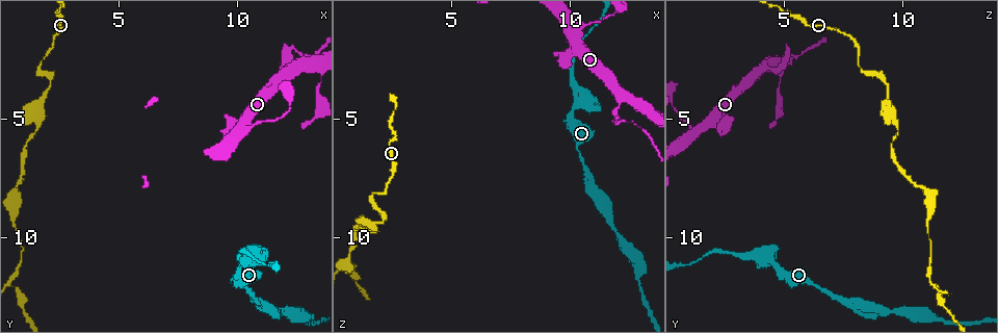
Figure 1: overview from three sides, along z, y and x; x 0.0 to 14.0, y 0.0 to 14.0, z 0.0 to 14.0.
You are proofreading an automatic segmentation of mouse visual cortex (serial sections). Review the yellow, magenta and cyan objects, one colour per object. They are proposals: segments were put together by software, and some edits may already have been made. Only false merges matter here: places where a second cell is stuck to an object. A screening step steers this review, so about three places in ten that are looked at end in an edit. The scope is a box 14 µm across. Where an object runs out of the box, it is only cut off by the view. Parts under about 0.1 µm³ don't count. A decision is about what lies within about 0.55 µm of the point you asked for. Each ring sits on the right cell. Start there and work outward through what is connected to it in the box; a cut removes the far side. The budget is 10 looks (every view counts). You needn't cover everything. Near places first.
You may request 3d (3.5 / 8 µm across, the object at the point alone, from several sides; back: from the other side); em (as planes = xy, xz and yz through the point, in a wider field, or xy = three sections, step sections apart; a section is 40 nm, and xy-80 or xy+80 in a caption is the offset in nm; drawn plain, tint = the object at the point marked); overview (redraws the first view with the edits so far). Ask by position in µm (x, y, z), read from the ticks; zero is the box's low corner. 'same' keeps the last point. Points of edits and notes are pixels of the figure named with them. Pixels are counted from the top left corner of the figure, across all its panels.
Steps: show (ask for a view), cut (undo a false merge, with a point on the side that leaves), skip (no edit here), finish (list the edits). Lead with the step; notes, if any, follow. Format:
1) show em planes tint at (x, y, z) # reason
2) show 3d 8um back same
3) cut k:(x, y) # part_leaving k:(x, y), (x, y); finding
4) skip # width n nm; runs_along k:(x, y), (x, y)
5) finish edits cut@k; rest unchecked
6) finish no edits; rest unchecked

show 3d 3.5um at (10.4, 11.0, 4.4) # arms part here

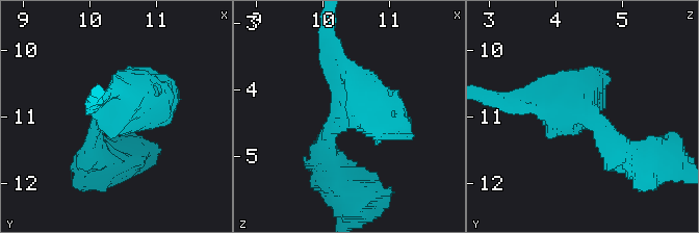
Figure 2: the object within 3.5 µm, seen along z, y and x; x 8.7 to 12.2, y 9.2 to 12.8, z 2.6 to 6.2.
show em planes plain at (10.30, 10.90, 4.40)

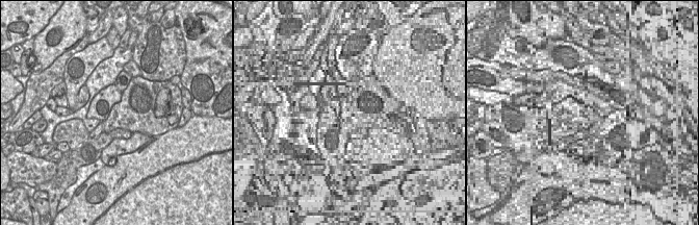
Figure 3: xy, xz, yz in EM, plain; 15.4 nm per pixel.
show em planes tint same

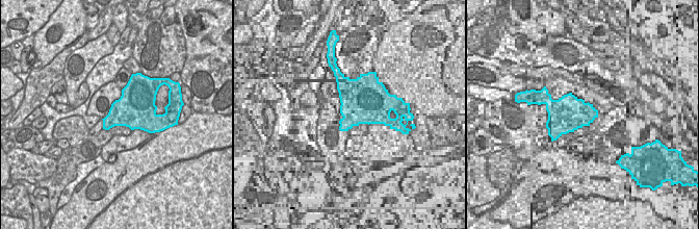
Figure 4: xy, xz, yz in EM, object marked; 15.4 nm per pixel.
skip # runs_along 2:(616, 146), (565, 98), (514, 98); one cell here

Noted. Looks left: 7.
show 3d 3.5um at (13.3, 3.8, 4.8) # thin neck

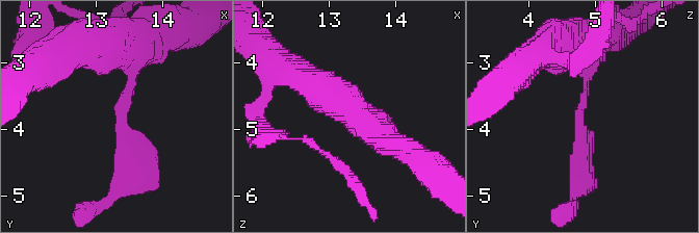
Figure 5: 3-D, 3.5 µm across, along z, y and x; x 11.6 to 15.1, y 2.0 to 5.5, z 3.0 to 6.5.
show em xy step 2 tint at (13.35, 3.80, 4.80) # arms 3; arm_widths 250, 250, 300 nm

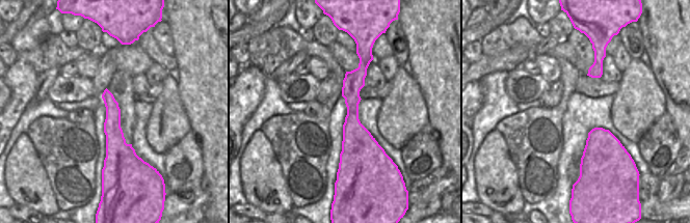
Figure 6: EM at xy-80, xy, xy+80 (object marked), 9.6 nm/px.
show em planes tint same

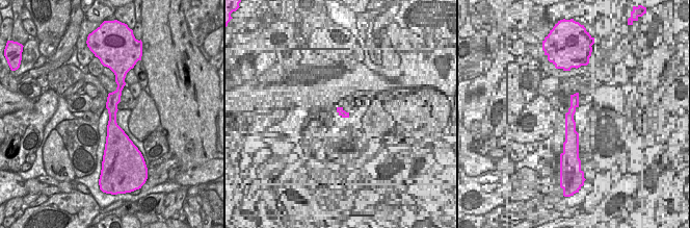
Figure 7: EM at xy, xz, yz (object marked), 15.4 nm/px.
skip # width 220 nm; runs_along 5:(127, 53), (118, 187); one cell here

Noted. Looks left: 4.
show 3d 3.5um at (12.6, 2.2, 5.1) # a narrow waist

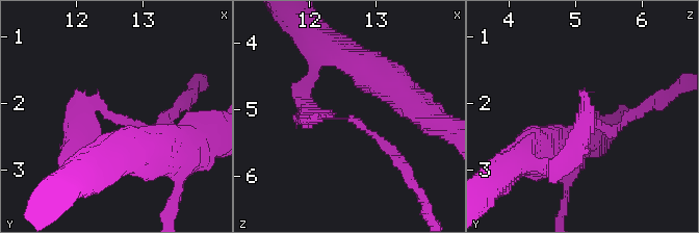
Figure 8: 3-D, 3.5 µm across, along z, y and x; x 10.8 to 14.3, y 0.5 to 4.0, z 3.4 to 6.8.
show em planes tint at (12.55, 2.25, 5.15) # arm_widths 150, 300 nm

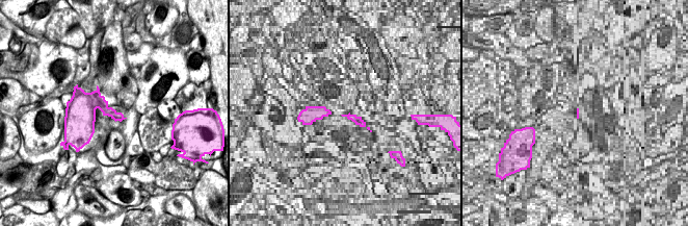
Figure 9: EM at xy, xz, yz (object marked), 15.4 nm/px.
skip # runs_along 8:(304, 100), (311, 117), (353, 119), (397, 158); continuous, no second cell

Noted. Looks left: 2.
show 3d 3.5um back at (1.7, 2.7, 8.2) # abrupt turn

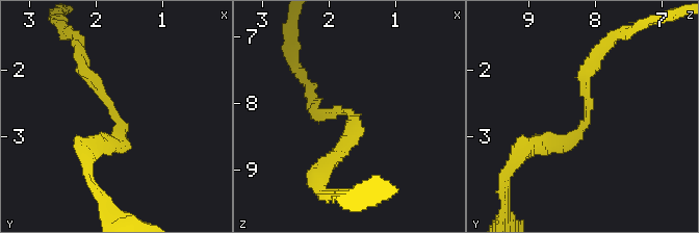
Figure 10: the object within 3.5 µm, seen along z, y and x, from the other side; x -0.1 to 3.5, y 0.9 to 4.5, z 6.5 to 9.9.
show em xy step 3 tint at (1.70, 2.60, 8.10) # arm_widths 200, 200 nm; now the EM

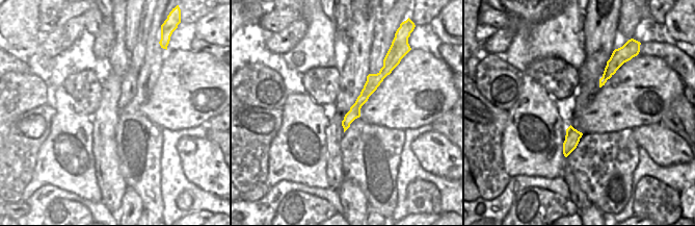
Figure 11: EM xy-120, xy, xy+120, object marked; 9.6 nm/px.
skip # width 120 nm; runs_along 10:(591, 56), (586, 120), (565, 143), (541, 143); continuous, no second cell

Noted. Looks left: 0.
finish no edits; rest unchecked

